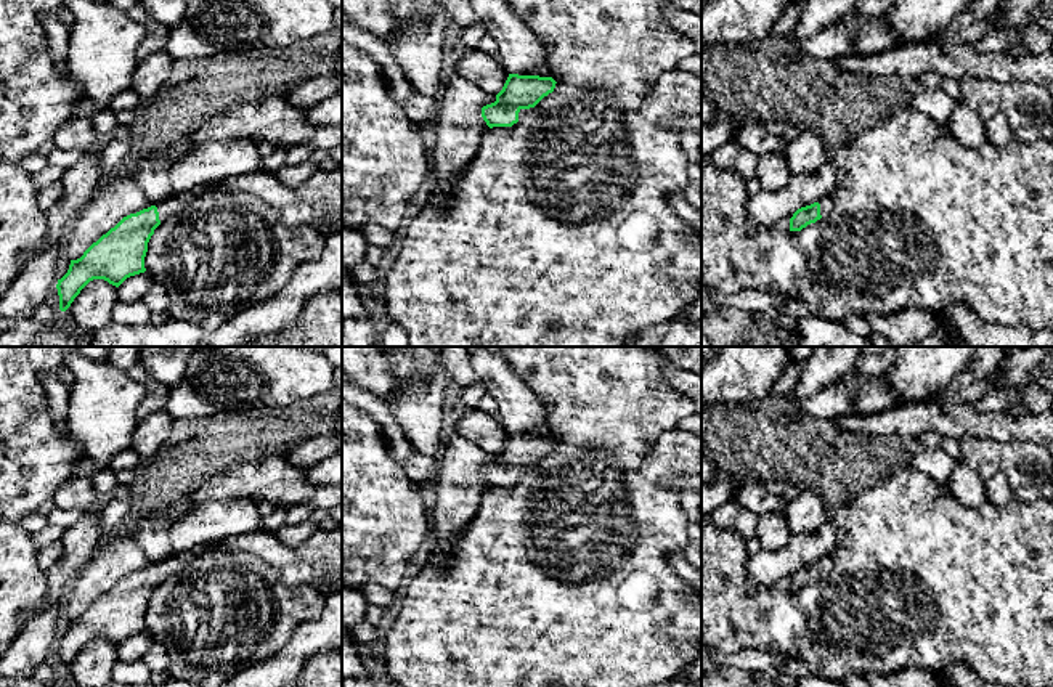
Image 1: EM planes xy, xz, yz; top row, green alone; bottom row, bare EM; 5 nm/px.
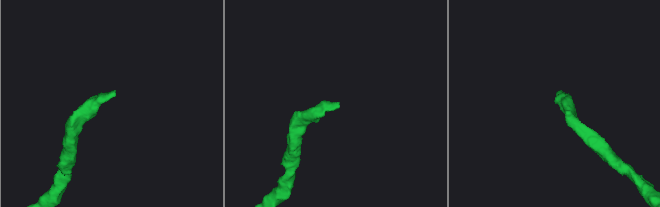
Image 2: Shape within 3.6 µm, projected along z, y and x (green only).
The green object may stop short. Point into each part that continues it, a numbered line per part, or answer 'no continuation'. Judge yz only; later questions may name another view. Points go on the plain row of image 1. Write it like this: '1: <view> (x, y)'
1: yz (825, 560)

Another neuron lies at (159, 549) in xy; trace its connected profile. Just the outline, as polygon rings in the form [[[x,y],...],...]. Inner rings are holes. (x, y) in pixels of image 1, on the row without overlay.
[[[161,515],[132,517],[127,531],[140,541],[151,562],[157,563],[175,555],[169,539],[172,523],[173,520]]]

